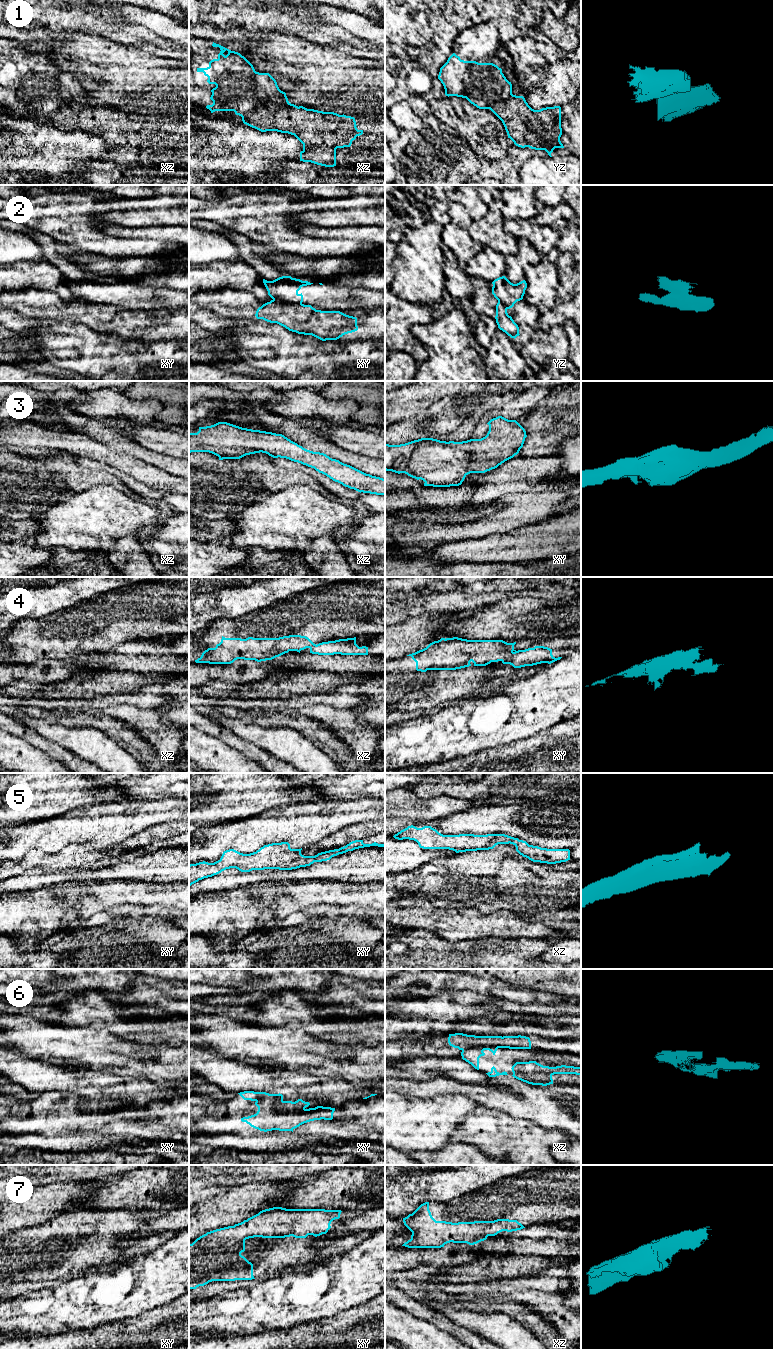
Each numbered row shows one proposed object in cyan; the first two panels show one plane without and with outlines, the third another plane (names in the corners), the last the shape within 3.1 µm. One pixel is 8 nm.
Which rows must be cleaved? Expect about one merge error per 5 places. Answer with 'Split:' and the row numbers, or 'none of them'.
Split: 1, 2, 4, 6

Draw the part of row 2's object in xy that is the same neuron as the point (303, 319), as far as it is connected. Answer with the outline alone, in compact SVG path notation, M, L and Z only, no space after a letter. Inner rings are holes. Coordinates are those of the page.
M271 300L259 307L257 319L277 323L289 331L312 335L322 341L337 340L358 330L357 318L340 311L316 310L311 305Z

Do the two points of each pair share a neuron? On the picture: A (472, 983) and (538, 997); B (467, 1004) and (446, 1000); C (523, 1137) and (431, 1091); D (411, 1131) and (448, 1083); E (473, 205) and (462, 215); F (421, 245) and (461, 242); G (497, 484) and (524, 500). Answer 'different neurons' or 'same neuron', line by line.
A: same neuron
B: same neuron
C: different neurons
D: different neurons
E: different neurons
F: different neurons
G: different neurons

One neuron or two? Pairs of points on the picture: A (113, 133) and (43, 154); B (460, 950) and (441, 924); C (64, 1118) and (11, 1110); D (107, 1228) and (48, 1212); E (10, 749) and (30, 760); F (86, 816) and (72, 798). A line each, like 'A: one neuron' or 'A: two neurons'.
A: two neurons
B: two neurons
C: one neuron
D: two neurons
E: one neuron
F: two neurons

